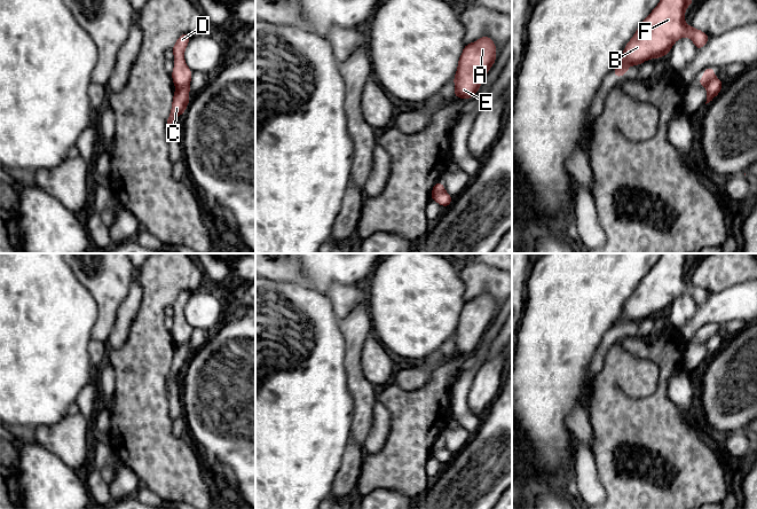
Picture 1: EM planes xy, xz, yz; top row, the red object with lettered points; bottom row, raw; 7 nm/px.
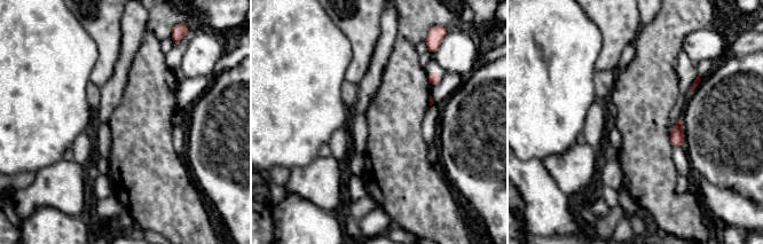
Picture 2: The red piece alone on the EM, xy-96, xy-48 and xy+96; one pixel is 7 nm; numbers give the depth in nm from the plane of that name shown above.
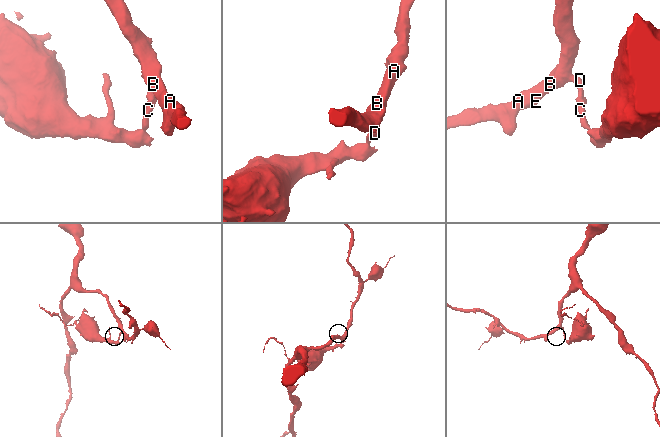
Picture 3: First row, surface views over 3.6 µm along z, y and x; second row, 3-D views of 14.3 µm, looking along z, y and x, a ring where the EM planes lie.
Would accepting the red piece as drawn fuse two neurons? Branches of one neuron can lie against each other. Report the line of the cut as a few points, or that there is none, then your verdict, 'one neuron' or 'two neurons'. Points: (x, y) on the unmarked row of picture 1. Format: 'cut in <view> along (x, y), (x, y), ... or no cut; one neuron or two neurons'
cut in xy along (189, 339), (182, 344), (176, 344); two neurons

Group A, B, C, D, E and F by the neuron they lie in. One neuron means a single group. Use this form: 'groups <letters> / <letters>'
groups A B D E F / C

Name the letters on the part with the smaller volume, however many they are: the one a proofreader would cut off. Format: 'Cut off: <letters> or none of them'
Cut off: C

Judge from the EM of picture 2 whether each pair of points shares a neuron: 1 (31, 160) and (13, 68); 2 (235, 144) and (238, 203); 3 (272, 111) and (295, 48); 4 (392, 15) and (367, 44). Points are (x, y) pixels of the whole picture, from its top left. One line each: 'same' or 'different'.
1: same
2: same
3: same
4: different

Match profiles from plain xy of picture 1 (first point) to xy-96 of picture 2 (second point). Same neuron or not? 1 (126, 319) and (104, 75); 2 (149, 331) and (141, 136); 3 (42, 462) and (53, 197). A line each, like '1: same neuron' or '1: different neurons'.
1: different neurons
2: same neuron
3: different neurons

